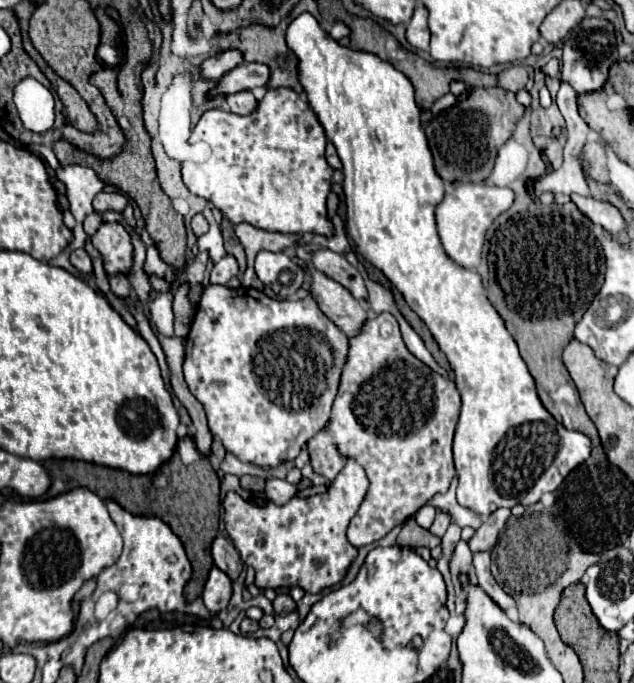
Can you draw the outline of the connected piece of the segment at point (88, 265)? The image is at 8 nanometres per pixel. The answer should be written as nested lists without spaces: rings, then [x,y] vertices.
[[[74,250],[70,254],[70,262],[82,276],[92,276],[92,262],[84,250]]]

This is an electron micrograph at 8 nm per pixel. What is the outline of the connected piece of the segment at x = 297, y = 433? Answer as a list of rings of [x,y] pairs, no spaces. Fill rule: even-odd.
[[[206,286],[198,308],[196,308],[196,316],[194,322],[190,326],[190,334],[186,338],[186,360],[184,360],[184,378],[186,384],[190,388],[190,392],[196,396],[196,400],[204,406],[206,416],[208,416],[208,426],[210,432],[222,440],[224,448],[228,452],[232,452],[238,460],[242,462],[250,462],[250,464],[258,464],[258,466],[276,466],[282,460],[294,460],[298,456],[298,452],[302,450],[302,446],[318,432],[326,426],[328,418],[330,418],[330,410],[332,410],[332,402],[338,394],[338,386],[340,386],[340,376],[342,376],[342,368],[348,360],[348,336],[318,308],[316,300],[312,294],[308,294],[302,300],[274,300],[270,296],[266,296],[264,292],[256,290],[256,288],[226,288],[226,286]]]

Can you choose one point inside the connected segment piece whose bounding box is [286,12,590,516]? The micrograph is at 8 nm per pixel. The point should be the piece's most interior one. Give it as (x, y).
(507, 450)

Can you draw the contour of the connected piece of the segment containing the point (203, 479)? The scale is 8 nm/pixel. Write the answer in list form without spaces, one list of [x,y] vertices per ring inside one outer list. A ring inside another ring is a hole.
[[[178,452],[172,454],[172,458],[160,466],[156,476],[164,478],[154,478],[152,476],[134,476],[126,470],[116,470],[116,468],[106,468],[98,466],[92,462],[82,462],[82,460],[50,460],[46,468],[56,484],[62,484],[64,490],[72,490],[78,486],[84,486],[92,492],[96,492],[100,498],[114,498],[122,506],[128,506],[128,510],[136,512],[136,500],[138,500],[138,512],[152,512],[160,516],[164,522],[168,522],[174,530],[174,534],[184,542],[184,548],[188,552],[188,558],[192,562],[192,580],[186,586],[186,600],[194,600],[202,594],[202,588],[206,584],[208,572],[214,566],[210,546],[218,534],[218,522],[220,522],[220,478],[216,470],[212,468],[210,460],[202,456],[196,464],[184,466],[180,462]],[[166,480],[170,480],[170,488],[166,486]],[[170,490],[170,496],[168,496]]]

